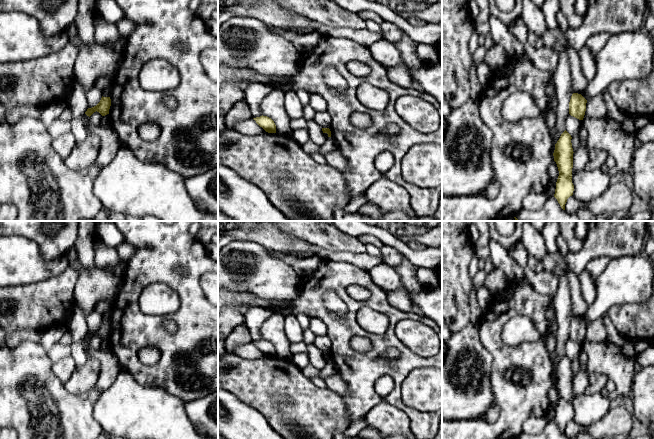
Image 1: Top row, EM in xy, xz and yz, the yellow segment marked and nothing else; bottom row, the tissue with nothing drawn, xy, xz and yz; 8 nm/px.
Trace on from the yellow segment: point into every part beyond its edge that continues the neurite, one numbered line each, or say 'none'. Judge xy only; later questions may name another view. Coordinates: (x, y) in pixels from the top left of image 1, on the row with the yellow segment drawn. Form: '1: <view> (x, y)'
none

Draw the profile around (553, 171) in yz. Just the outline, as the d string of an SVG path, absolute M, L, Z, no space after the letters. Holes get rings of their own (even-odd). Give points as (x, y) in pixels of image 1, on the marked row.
M554 161L549 167L549 186L546 191L548 197L552 197L555 194L556 182L559 176L559 171L556 162Z

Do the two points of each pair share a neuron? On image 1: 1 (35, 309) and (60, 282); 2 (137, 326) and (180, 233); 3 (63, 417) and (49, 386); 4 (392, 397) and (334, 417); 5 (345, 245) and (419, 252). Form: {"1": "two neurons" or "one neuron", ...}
{"1": "one neuron", "2": "one neuron", "3": "one neuron", "4": "two neurons", "5": "two neurons"}

